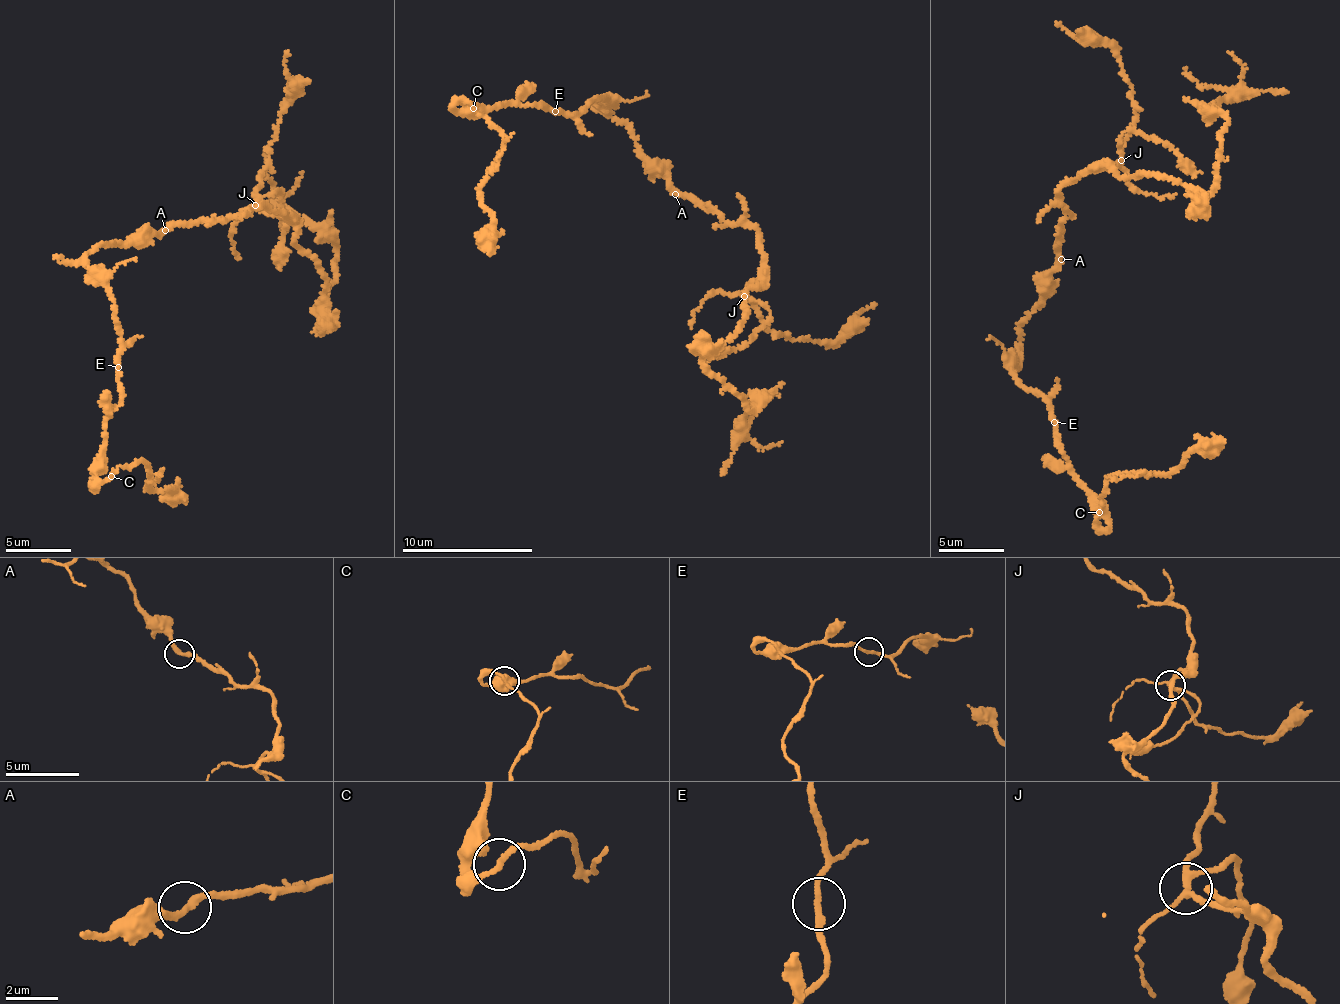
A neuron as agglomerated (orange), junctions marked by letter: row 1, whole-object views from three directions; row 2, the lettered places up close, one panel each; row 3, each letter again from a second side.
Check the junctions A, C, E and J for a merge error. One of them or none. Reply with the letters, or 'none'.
none

